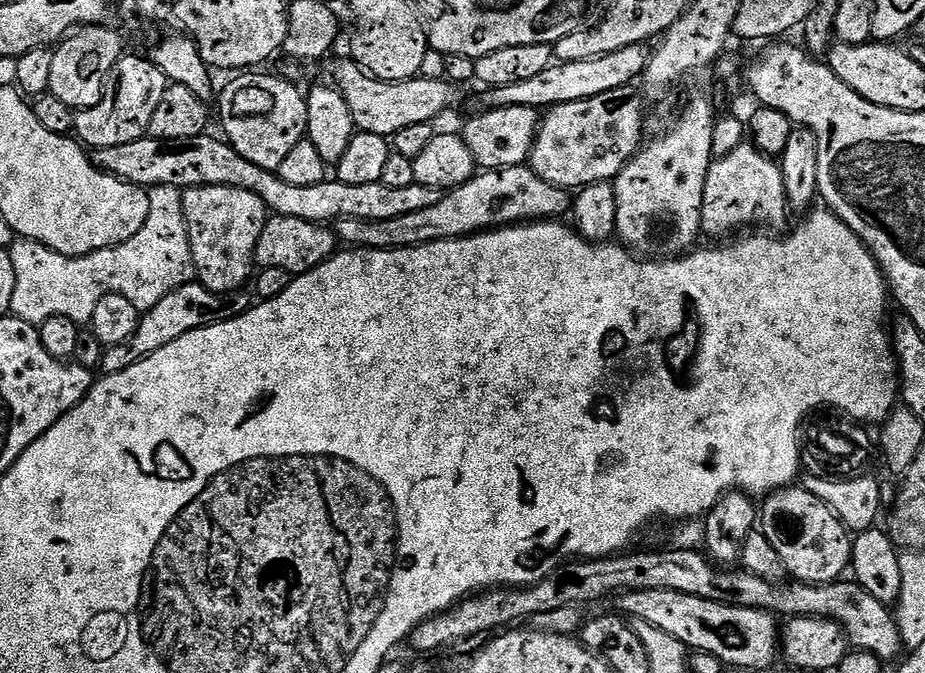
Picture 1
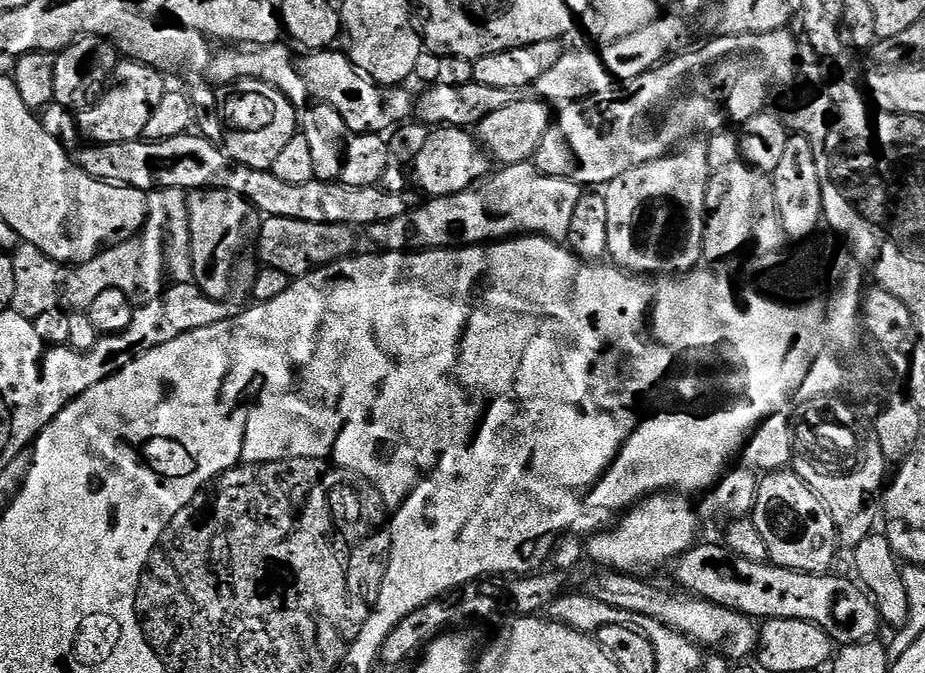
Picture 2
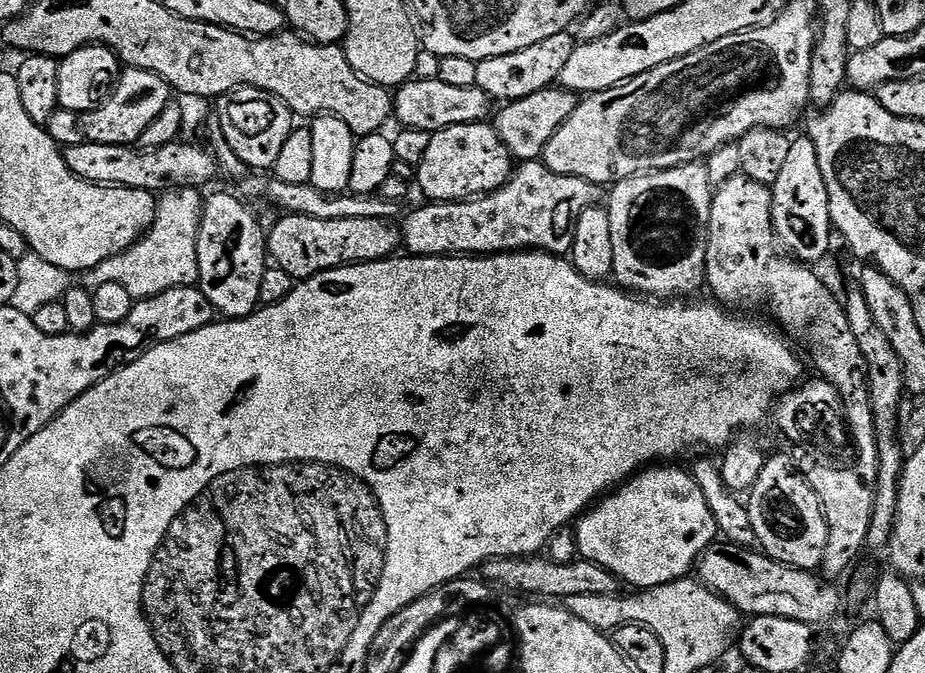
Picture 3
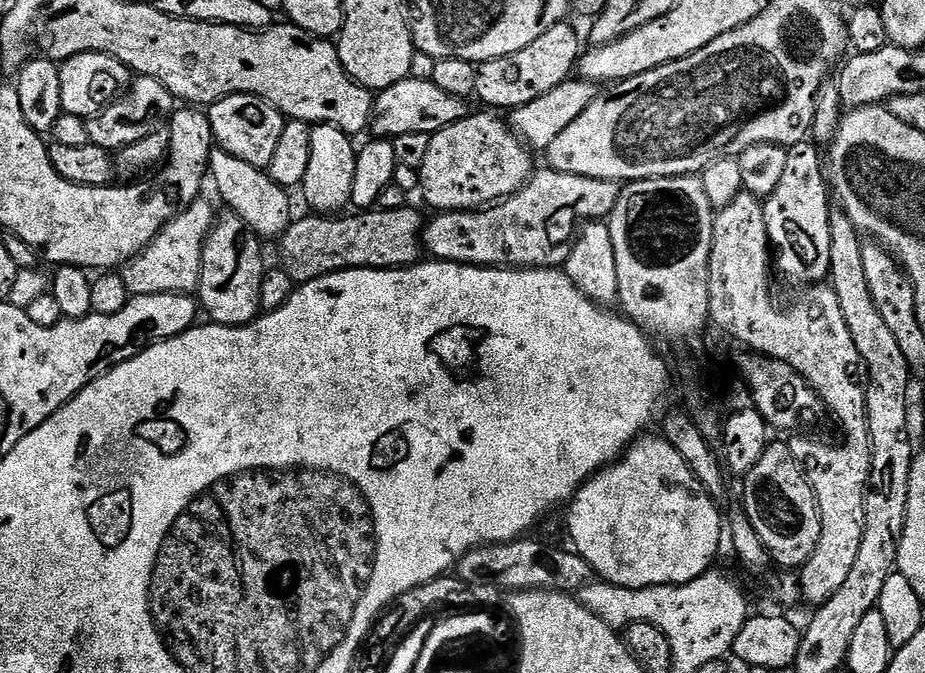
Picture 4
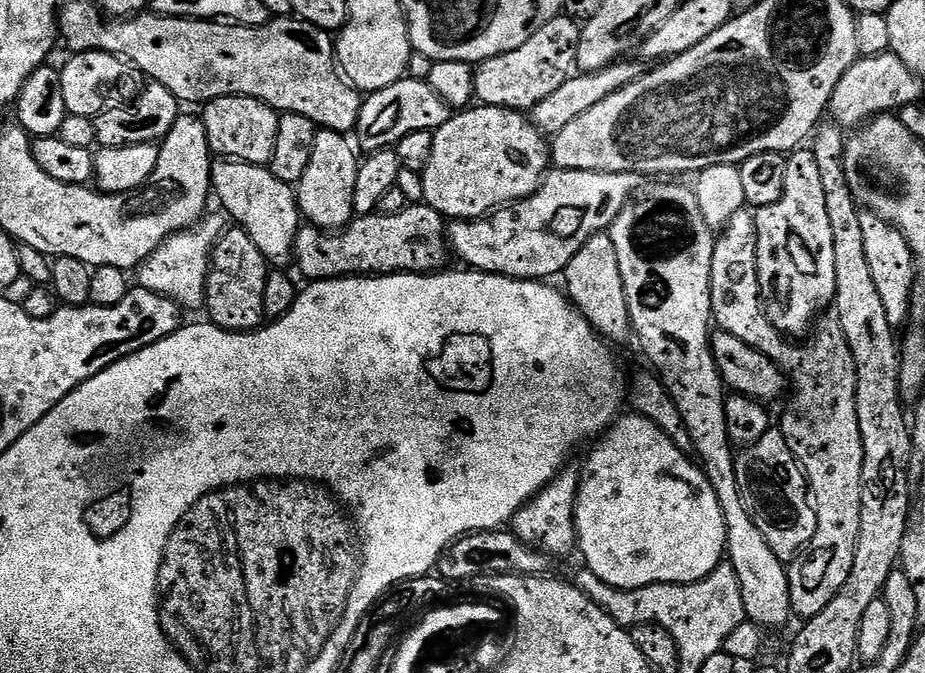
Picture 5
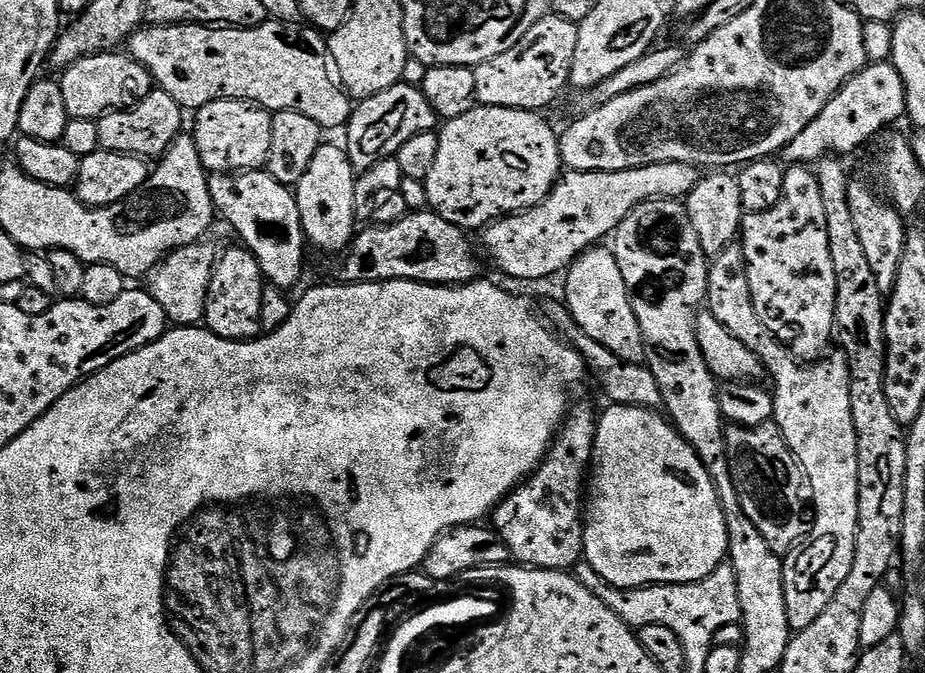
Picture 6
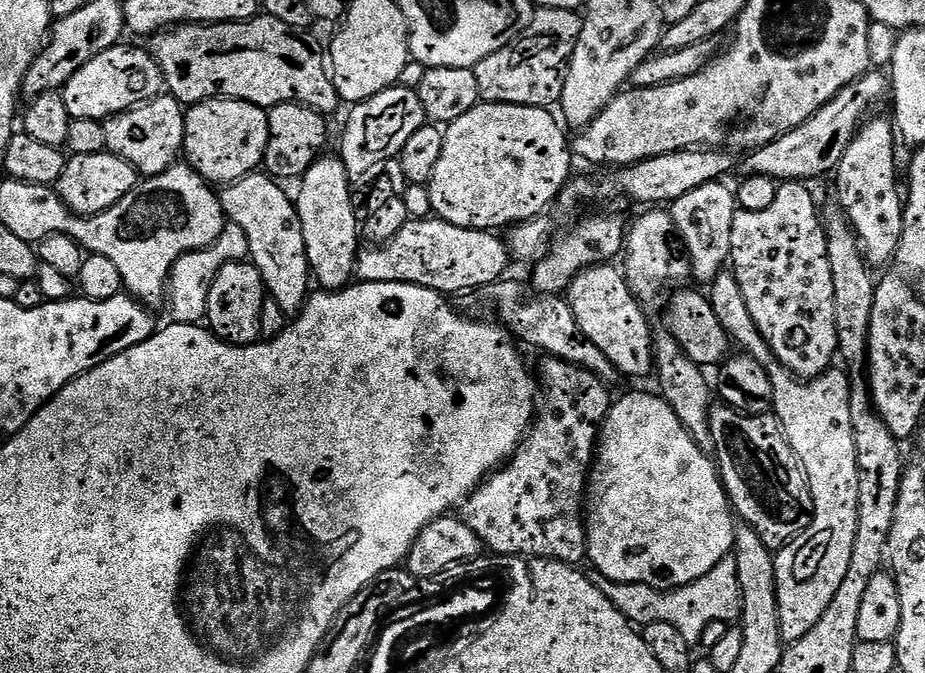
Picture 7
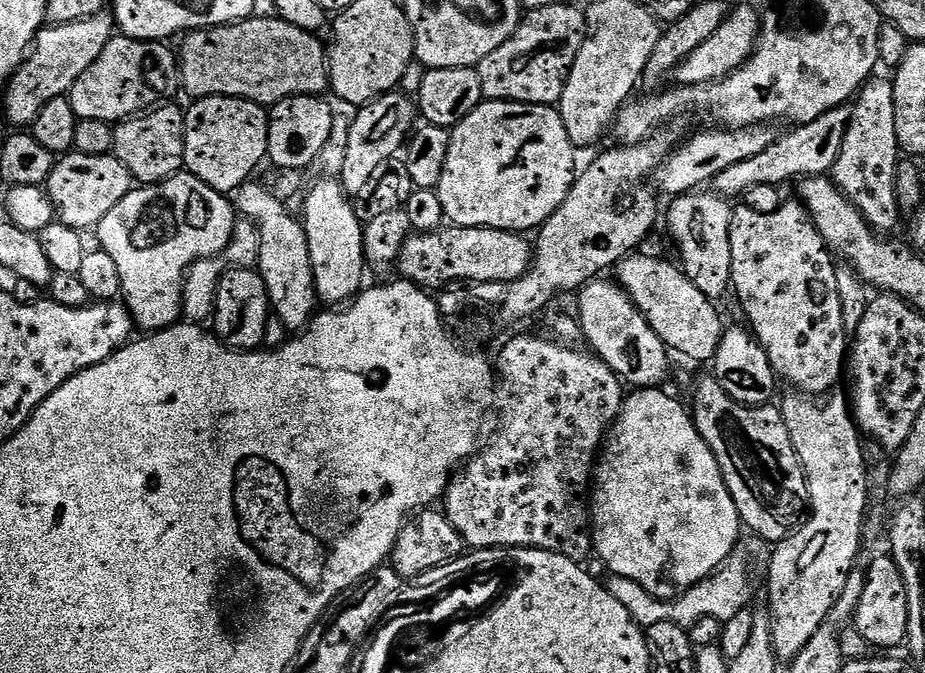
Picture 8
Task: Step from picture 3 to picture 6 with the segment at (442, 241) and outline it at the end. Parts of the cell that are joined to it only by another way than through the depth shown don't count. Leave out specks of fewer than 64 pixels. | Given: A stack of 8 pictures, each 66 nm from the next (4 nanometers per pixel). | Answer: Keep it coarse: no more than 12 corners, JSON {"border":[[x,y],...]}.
{"border":[[701,169],[565,171],[537,208],[479,233],[516,280],[563,273],[648,200]]}

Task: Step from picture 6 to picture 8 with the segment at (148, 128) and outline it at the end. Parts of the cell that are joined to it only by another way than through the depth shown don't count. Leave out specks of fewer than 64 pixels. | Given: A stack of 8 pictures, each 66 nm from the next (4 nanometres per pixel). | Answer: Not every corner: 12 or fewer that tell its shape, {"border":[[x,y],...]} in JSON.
{"border":[[185,109],[115,125],[111,155],[137,185],[184,168]]}

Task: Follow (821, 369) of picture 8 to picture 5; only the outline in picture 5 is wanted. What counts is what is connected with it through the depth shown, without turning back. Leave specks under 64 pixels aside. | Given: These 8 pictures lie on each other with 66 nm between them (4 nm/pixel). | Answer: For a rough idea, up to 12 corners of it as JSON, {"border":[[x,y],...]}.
{"border":[[811,147],[755,209],[760,303],[788,338],[836,298],[834,237]]}

